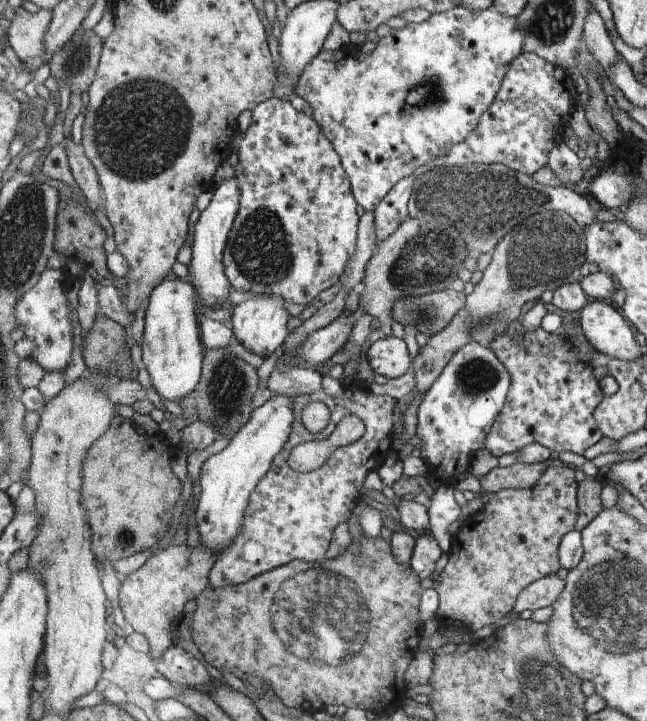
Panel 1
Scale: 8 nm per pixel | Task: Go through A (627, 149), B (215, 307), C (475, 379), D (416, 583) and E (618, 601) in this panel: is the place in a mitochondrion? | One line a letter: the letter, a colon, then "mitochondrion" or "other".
A: other
B: other
C: mitochondrion
D: other
E: mitochondrion

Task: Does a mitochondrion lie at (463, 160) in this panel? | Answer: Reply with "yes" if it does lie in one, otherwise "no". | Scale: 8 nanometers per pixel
yes

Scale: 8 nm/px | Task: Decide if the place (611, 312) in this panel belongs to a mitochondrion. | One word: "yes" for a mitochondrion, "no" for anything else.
no

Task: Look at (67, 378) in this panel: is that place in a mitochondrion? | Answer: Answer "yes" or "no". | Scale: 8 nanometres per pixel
no

